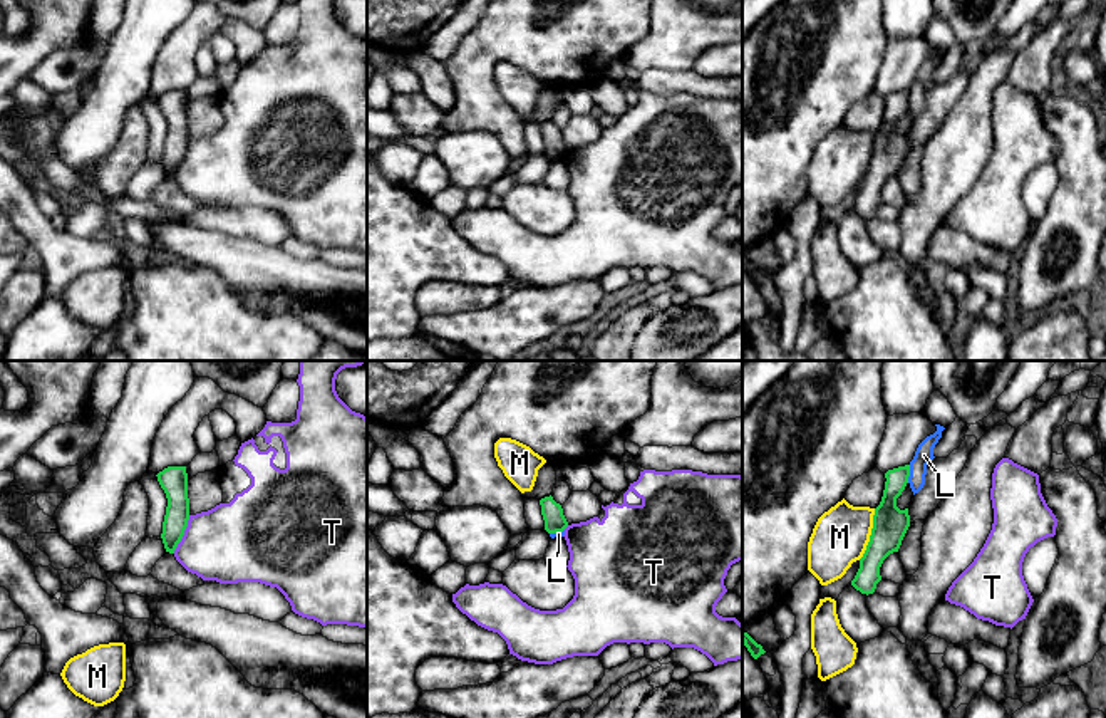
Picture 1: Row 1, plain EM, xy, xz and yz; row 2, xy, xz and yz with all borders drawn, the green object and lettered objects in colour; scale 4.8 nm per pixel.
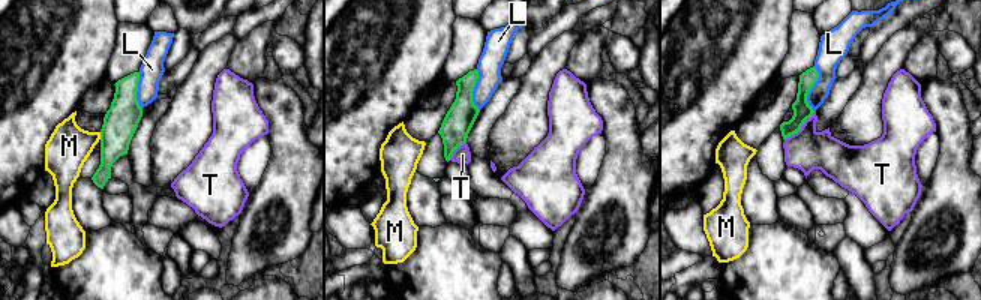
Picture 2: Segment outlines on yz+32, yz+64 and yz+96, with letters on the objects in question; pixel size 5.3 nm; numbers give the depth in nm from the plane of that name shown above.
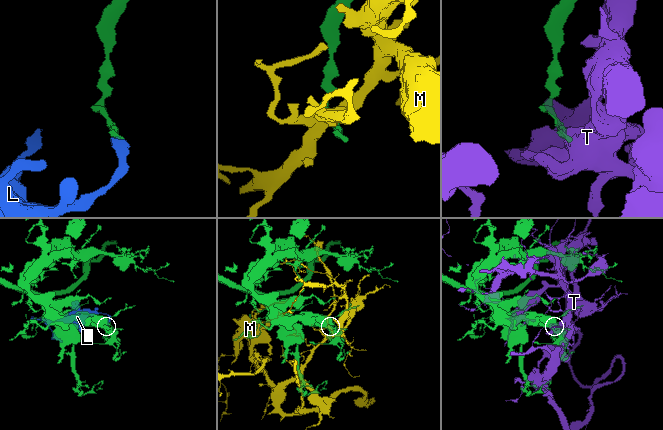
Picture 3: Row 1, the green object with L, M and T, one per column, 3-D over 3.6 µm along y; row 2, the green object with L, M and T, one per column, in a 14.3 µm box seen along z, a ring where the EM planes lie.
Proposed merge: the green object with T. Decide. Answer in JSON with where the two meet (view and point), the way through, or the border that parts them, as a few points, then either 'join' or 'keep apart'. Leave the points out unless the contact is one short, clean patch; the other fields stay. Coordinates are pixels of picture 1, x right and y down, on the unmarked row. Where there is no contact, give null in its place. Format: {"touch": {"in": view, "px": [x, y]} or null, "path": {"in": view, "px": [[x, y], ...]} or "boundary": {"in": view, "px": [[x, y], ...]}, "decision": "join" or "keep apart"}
{"touch": {"in": "xy", "px": [183, 158]}, "decision": "keep apart"}

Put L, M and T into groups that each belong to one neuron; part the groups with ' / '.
L / M / T

